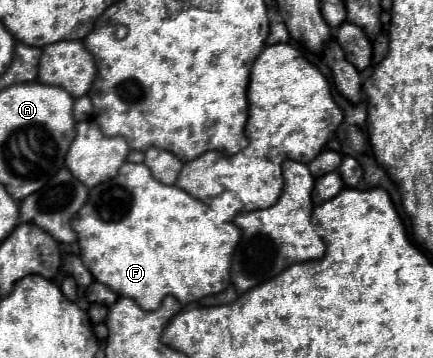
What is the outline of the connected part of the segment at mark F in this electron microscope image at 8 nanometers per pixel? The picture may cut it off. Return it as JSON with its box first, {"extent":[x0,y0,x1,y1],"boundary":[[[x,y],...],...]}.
{"extent":[73,162,241,310],"boundary":[[[125,162],[115,180],[91,188],[87,204],[73,220],[79,234],[81,260],[97,282],[109,286],[119,296],[133,298],[143,310],[157,310],[165,296],[175,296],[181,304],[197,302],[203,296],[217,294],[229,286],[229,268],[233,250],[241,238],[239,228],[217,222],[213,210],[189,196],[177,186],[161,184],[145,164]]]}

